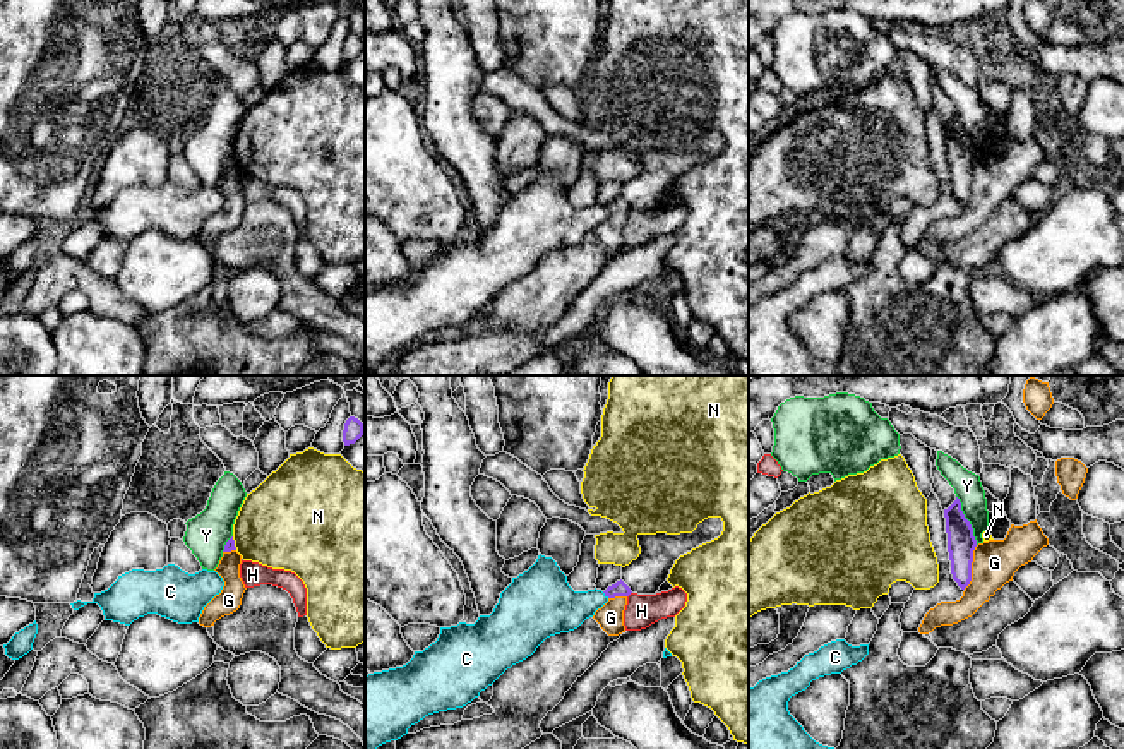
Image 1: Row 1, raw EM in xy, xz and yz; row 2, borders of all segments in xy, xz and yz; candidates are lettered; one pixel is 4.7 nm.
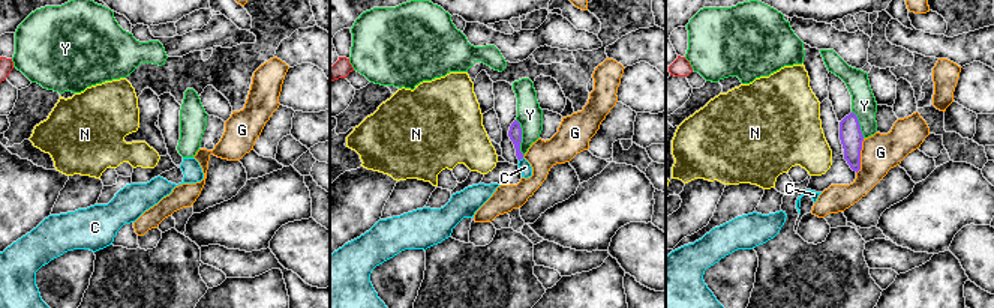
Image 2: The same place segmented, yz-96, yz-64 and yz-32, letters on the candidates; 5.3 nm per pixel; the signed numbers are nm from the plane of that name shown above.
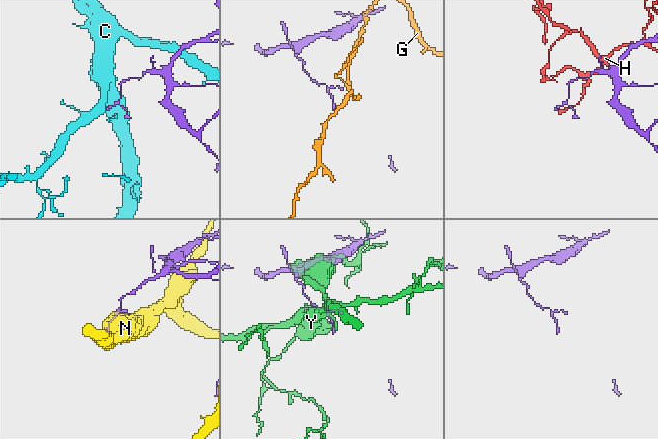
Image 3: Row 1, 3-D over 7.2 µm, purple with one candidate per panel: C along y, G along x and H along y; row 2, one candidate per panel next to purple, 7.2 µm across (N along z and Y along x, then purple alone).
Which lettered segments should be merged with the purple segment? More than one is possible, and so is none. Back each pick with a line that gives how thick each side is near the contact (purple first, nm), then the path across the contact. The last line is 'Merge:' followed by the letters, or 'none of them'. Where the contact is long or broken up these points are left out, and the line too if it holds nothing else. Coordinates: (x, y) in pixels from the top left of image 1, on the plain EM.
Merge: none of them

